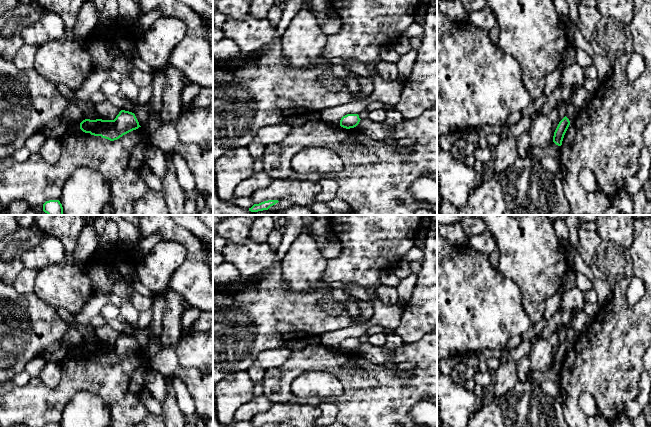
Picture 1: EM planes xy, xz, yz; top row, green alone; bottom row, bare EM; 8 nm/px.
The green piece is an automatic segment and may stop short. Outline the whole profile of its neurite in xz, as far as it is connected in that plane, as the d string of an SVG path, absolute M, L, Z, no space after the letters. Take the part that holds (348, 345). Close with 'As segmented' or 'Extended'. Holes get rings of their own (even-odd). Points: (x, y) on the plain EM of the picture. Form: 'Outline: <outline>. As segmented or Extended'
Outline: M347 338L341 342L340 350L346 353L354 352L359 348L360 344L358 338Z. As segmented

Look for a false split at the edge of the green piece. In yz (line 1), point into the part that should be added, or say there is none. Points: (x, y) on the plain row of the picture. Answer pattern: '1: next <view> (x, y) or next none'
1: next none

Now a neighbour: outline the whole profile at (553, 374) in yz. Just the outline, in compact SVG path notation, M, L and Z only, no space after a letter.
M552 366L545 372L534 372L530 374L528 373L526 376L526 380L538 385L540 385L543 381L553 381L560 385L561 377L561 370L558 370L554 366Z

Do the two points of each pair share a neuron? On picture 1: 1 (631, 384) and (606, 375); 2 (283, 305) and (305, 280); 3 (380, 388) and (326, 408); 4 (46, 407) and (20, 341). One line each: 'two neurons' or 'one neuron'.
1: one neuron
2: two neurons
3: two neurons
4: two neurons

